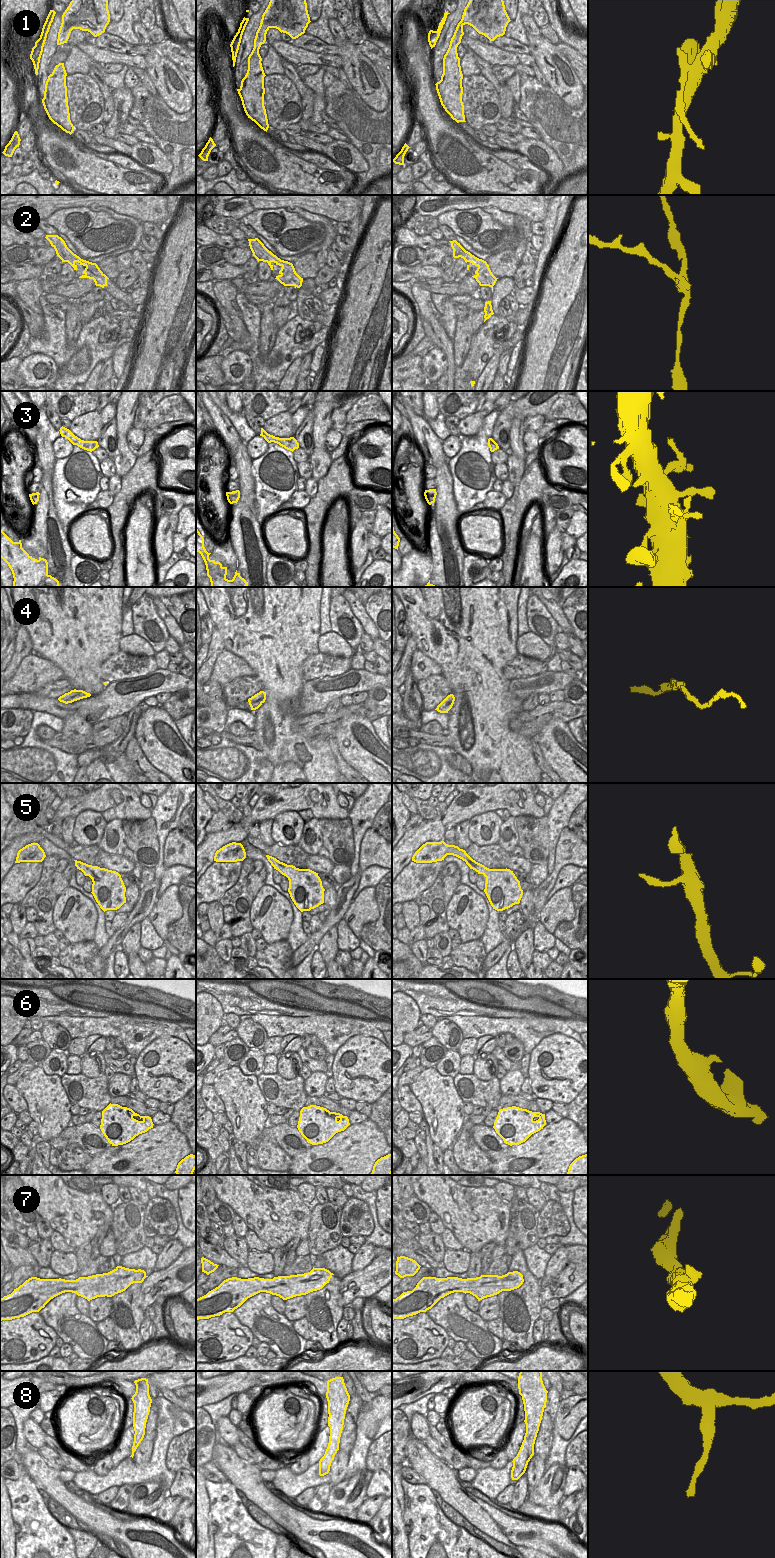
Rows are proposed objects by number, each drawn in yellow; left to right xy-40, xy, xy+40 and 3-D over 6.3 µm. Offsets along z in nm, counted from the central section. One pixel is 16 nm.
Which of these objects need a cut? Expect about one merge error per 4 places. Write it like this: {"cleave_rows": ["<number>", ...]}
{"cleave_rows": ["2"]}

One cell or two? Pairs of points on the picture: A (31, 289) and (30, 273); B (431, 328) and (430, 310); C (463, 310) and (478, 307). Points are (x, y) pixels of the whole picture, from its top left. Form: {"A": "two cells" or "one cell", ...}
{"A": "two cells", "B": "two cells", "C": "two cells"}

